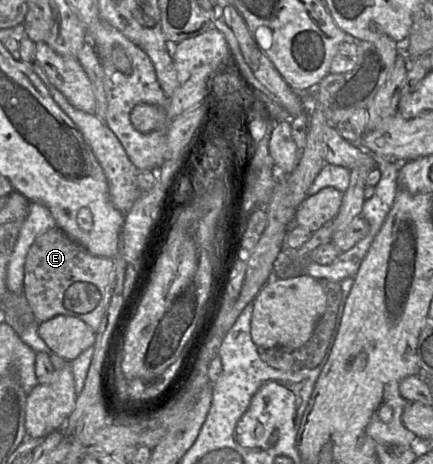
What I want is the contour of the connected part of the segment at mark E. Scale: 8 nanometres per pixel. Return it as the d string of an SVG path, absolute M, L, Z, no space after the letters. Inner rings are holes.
M55 226L38 236L27 253L22 294L33 311L36 323L58 315L71 316L84 321L97 332L110 302L113 281L114 258L92 255Z

